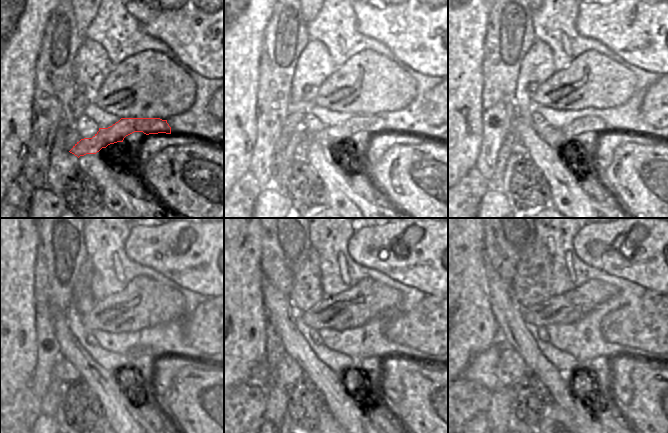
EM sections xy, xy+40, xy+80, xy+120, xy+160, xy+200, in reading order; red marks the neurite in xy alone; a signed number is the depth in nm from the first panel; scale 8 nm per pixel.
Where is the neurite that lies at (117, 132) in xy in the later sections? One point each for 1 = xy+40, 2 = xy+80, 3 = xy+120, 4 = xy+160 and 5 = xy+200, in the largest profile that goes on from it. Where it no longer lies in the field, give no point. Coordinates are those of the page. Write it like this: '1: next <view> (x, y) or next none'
1: next xy+40 (376, 124)
2: next xy+80 (579, 126)
3: next xy+120 (64, 370)
4: next xy+160 (287, 371)
5: next xy+200 (510, 369)

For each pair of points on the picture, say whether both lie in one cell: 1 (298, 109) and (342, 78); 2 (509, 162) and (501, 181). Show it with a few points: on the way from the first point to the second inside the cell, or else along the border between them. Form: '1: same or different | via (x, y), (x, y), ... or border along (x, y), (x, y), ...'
1: different | border along (311, 101), (315, 104)
2: same | via (504, 167), (502, 176)

